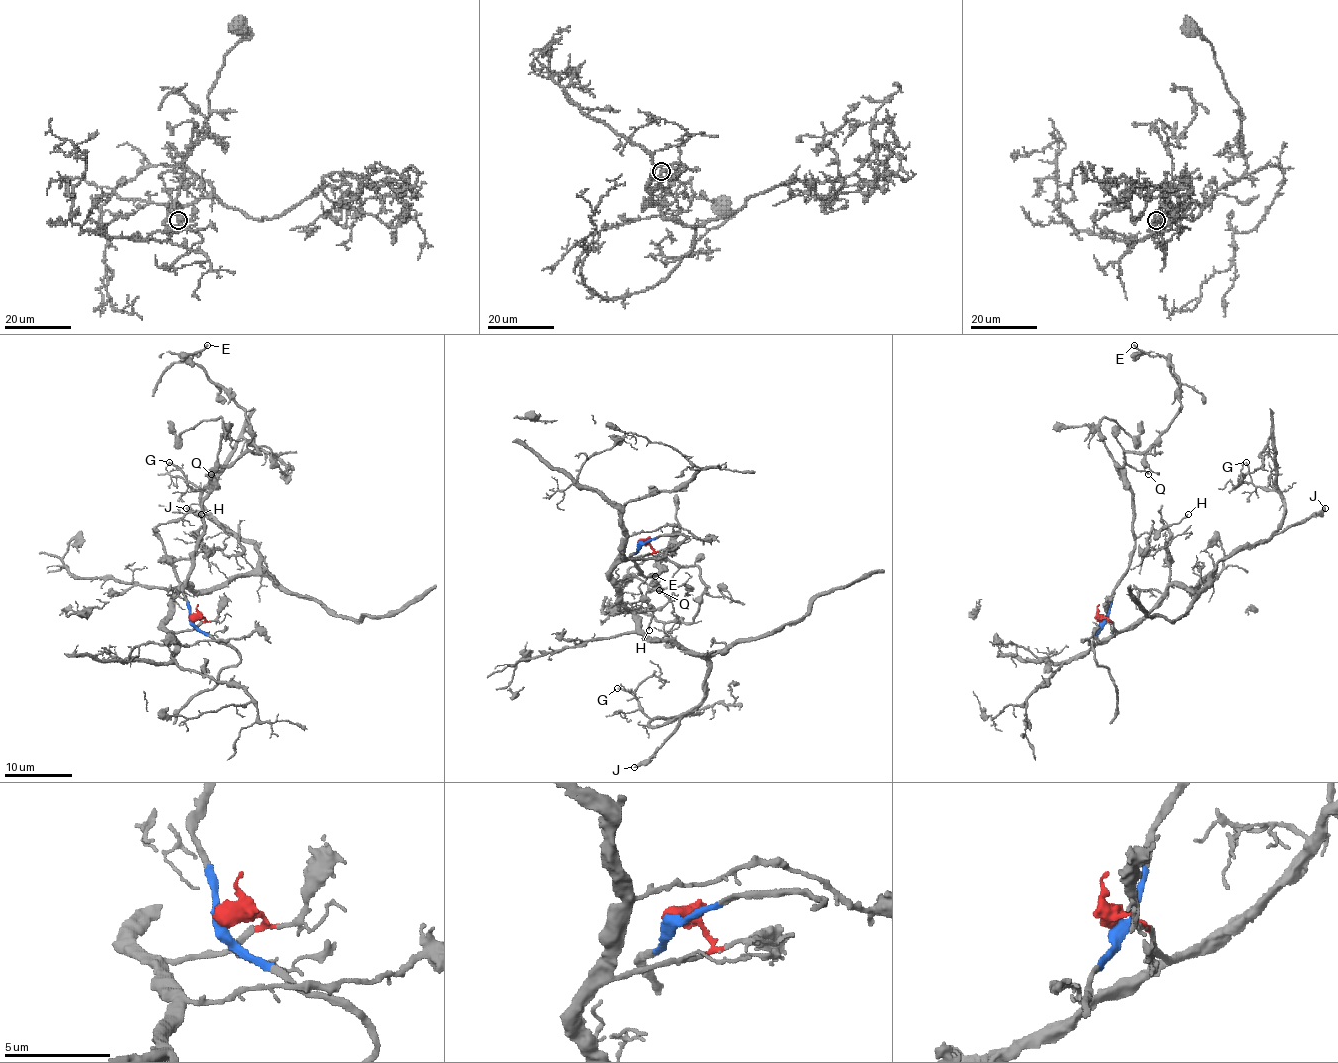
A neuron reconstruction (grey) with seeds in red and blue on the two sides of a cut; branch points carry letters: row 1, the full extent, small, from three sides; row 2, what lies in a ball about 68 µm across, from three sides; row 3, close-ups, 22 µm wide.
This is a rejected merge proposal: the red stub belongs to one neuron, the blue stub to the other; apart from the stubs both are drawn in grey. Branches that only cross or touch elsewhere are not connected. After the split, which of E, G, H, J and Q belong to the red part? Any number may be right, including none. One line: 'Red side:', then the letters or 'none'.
Red side: G, J

